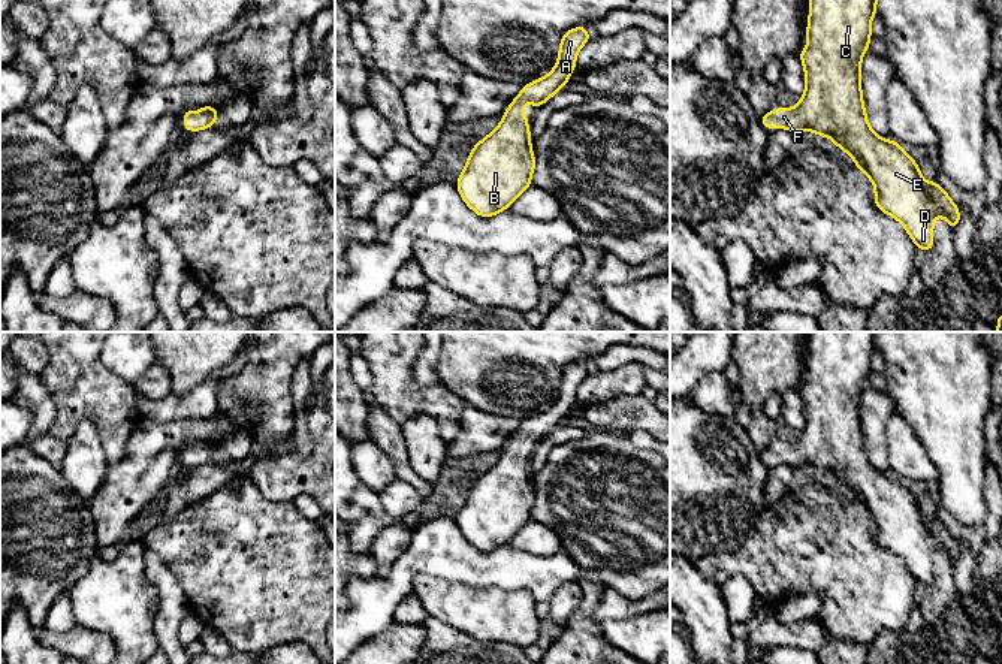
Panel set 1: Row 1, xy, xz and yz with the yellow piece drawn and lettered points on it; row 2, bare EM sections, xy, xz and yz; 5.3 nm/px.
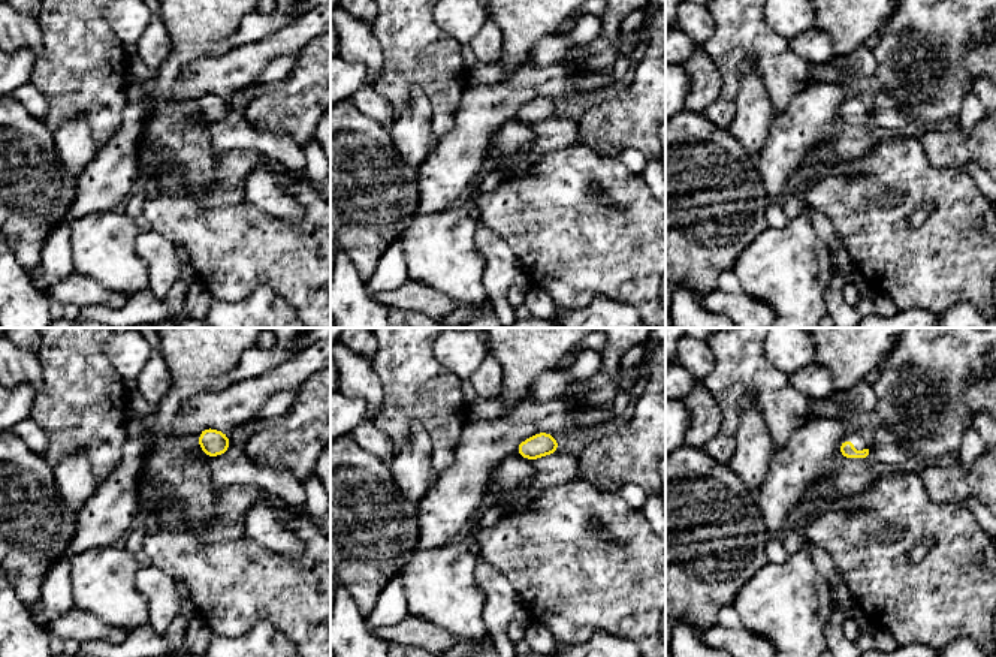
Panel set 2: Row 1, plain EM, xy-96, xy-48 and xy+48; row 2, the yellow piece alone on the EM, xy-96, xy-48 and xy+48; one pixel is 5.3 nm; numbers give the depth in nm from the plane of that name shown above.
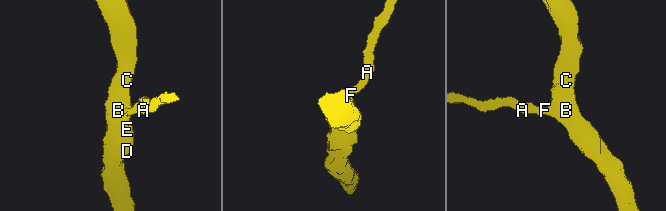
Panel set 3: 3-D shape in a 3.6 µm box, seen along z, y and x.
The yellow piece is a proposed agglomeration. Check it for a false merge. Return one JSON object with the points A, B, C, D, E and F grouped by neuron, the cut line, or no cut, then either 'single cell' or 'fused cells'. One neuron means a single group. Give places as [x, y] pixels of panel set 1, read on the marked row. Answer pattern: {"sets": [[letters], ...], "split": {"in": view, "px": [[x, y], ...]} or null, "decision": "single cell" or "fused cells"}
{"sets": [["A", "B", "C", "D", "E", "F"]], "split": null, "decision": "single cell"}

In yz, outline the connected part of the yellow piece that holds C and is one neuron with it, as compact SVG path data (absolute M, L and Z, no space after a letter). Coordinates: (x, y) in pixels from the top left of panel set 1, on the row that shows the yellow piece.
M809 0L809 19L808 19L808 43L799 54L805 67L806 90L800 97L796 108L770 109L767 115L760 118L764 129L770 130L773 126L778 129L788 129L794 133L811 130L815 135L832 139L840 151L846 151L854 165L858 166L875 185L875 203L884 212L900 221L915 242L926 253L933 247L933 223L938 215L944 217L953 230L960 221L957 205L950 199L945 190L933 181L924 181L918 165L911 156L893 139L887 141L879 138L869 126L863 93L860 85L861 57L869 49L872 37L870 22L876 15L876 0Z

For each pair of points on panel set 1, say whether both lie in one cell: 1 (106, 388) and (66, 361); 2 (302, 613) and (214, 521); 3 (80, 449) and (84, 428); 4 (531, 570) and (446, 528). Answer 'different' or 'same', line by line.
1: same
2: same
3: same
4: same

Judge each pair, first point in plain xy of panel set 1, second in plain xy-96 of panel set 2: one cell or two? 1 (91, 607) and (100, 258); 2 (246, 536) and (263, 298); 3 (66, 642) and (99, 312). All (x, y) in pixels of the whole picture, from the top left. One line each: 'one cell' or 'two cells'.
1: one cell
2: two cells
3: two cells

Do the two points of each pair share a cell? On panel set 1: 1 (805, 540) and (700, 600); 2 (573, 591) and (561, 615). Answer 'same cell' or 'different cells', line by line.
1: different cells
2: same cell

